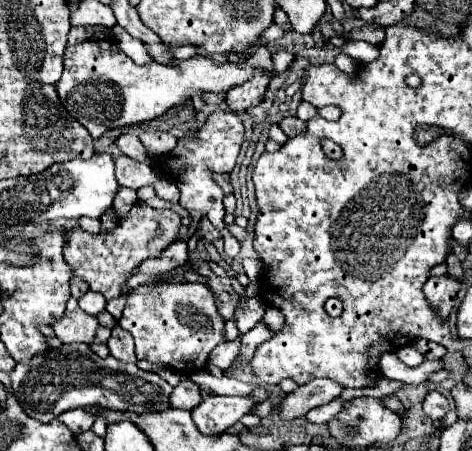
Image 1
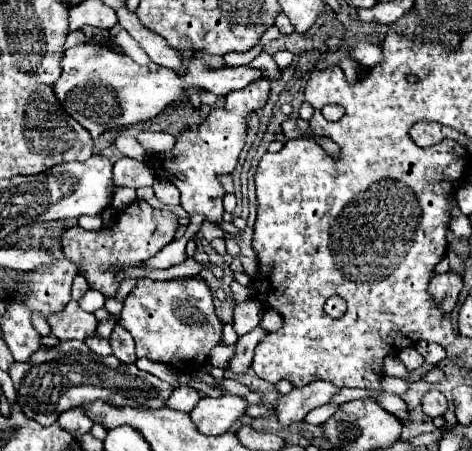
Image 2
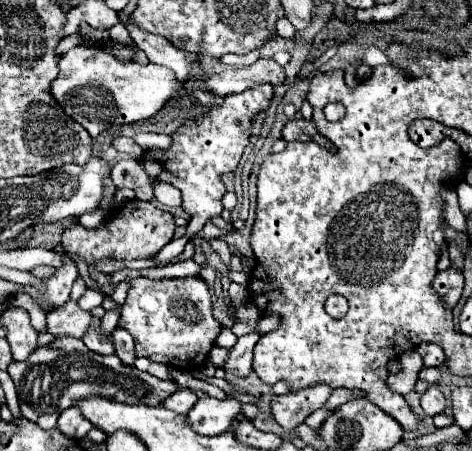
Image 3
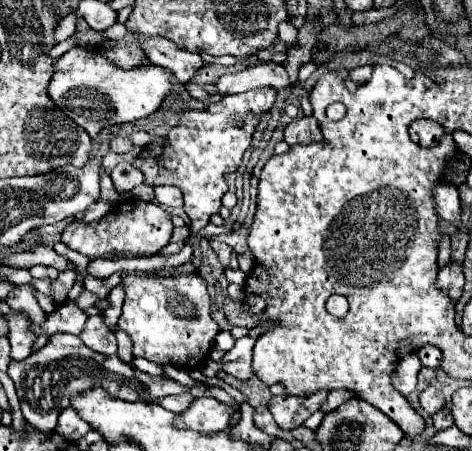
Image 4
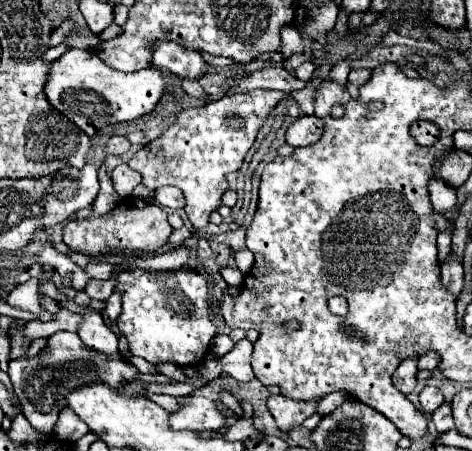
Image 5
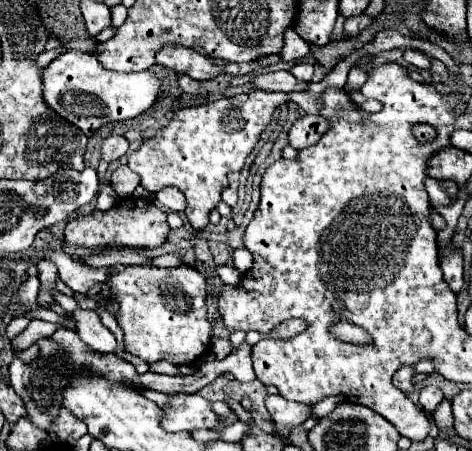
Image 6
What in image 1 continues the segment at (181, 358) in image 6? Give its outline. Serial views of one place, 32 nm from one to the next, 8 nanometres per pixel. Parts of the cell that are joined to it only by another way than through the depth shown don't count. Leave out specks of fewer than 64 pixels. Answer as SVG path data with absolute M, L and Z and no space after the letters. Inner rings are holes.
M142 284L130 296L118 326L134 336L138 360L162 364L178 374L204 368L216 344L226 342L224 318L206 284Z

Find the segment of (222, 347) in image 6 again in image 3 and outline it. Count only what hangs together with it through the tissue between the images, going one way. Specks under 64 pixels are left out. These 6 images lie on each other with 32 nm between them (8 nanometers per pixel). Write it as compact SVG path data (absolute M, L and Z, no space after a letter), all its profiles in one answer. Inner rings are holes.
M223 328L216 339L216 345L222 346L223 348L232 348L237 342L237 339L231 328Z

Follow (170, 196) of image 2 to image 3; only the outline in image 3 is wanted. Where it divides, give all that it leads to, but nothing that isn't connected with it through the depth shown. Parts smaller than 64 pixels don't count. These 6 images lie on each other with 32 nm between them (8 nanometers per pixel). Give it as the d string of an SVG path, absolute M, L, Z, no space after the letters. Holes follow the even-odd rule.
M154 182L154 196L158 202L162 202L166 206L180 206L180 202L182 202L180 190L166 182Z

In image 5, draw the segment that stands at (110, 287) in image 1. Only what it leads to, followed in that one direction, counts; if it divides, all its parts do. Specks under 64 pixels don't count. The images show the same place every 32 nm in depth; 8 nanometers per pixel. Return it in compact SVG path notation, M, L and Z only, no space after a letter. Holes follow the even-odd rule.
M124 198L104 216L98 218L82 218L70 220L64 228L64 244L76 252L88 256L110 256L114 252L128 252L128 254L142 254L142 252L156 252L162 248L172 234L172 226L168 222L168 214L156 206L154 202L146 202L140 198Z

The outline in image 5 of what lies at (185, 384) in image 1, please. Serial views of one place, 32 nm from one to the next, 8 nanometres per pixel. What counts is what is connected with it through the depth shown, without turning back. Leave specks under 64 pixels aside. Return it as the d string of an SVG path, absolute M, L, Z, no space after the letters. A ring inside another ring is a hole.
M152 396L150 400L156 402L158 406L164 406L168 412L178 412L184 406L182 402L178 402L176 396Z

